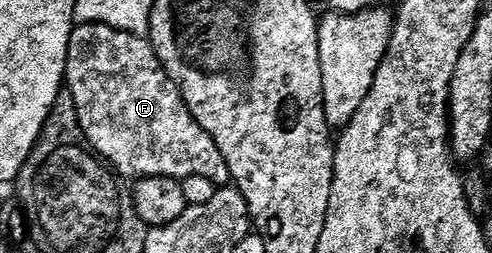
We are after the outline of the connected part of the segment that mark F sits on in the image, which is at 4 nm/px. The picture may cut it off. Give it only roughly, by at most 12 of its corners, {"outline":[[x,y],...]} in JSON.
{"outline":[[78,23],[65,84],[122,177],[230,183],[145,36]]}

